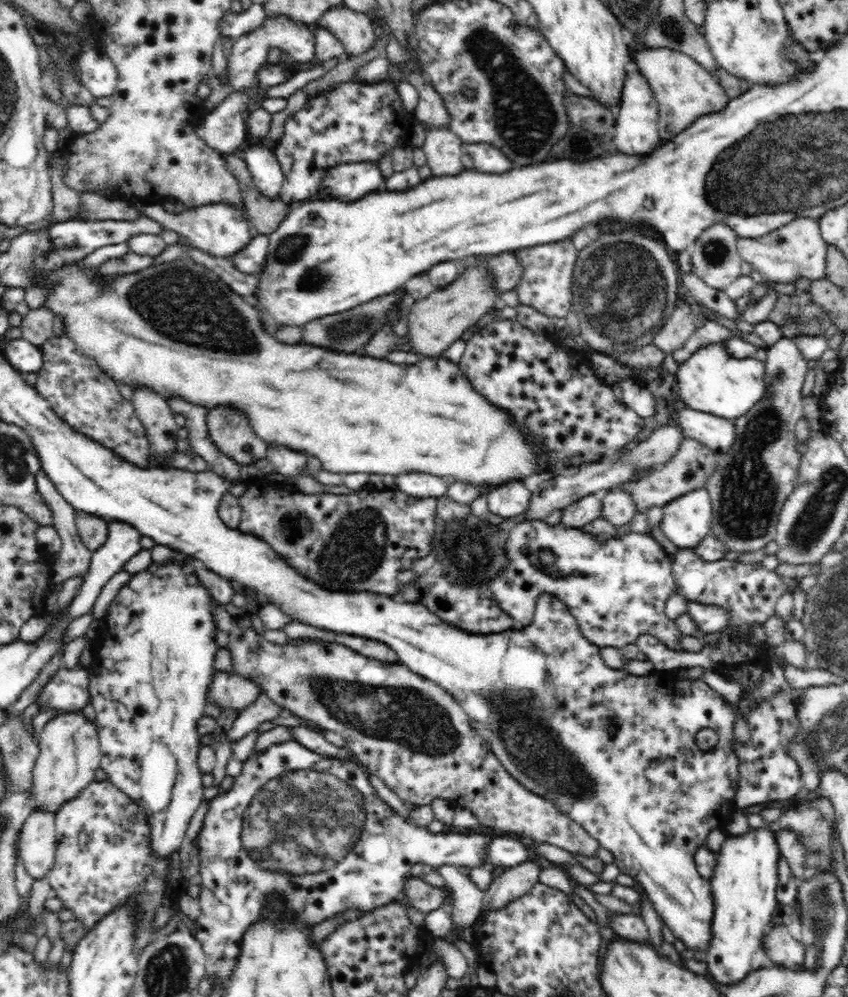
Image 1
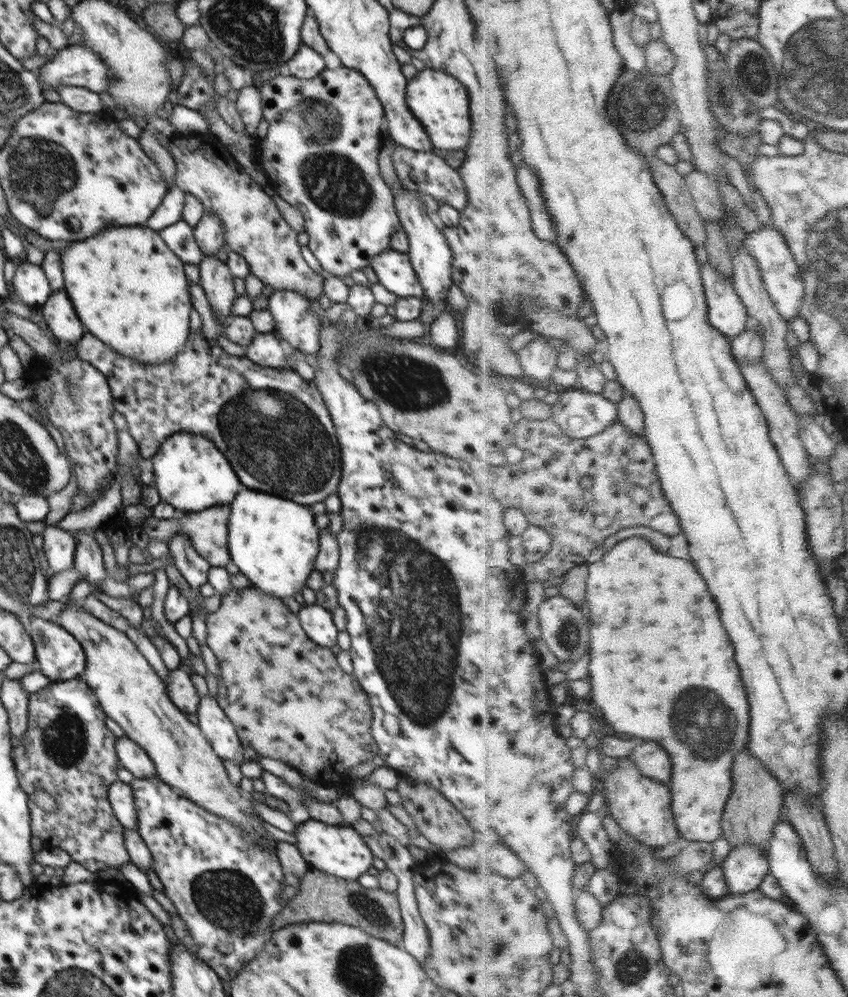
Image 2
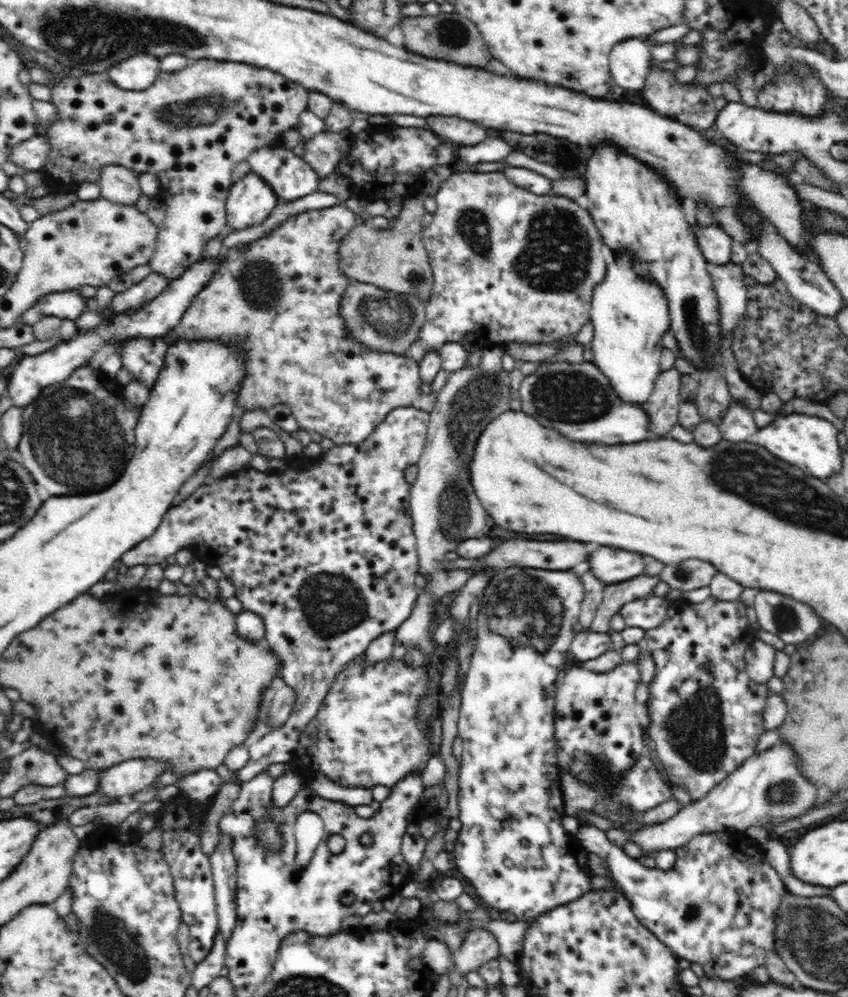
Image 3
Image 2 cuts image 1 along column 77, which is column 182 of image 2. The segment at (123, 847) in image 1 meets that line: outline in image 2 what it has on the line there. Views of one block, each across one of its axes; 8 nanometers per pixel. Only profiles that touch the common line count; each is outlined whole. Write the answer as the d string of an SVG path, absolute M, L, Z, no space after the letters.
M154 776L153 778L134 778L129 785L133 790L136 815L138 816L139 828L137 832L151 853L152 867L165 887L164 893L172 900L179 916L185 922L194 943L196 943L198 958L202 959L218 974L221 980L229 981L236 977L236 973L240 971L240 967L244 966L244 963L252 961L260 953L260 950L264 947L268 939L272 939L272 934L274 934L272 921L284 909L280 892L280 889L282 889L283 868L279 858L276 856L276 853L268 853L265 849L257 846L258 843L247 833L244 833L240 827L233 826L225 818L222 819L211 814L211 812L204 811L204 808L197 806L192 800L184 798L177 789L166 784L166 782L162 782L158 776Z

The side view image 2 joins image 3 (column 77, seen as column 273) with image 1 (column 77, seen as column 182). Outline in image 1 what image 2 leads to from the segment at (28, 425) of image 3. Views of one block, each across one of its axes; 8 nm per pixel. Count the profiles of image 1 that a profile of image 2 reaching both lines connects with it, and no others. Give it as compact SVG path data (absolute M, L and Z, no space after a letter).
M64 328L61 336L49 339L46 343L39 346L39 348L43 357L43 366L36 373L37 380L34 388L50 404L53 411L75 431L114 451L124 461L132 463L142 469L152 467L151 460L149 460L151 452L146 429L140 422L132 402L120 395L116 386L116 380L107 376L95 361L84 357L84 354L81 354L77 350L75 343L69 338Z

